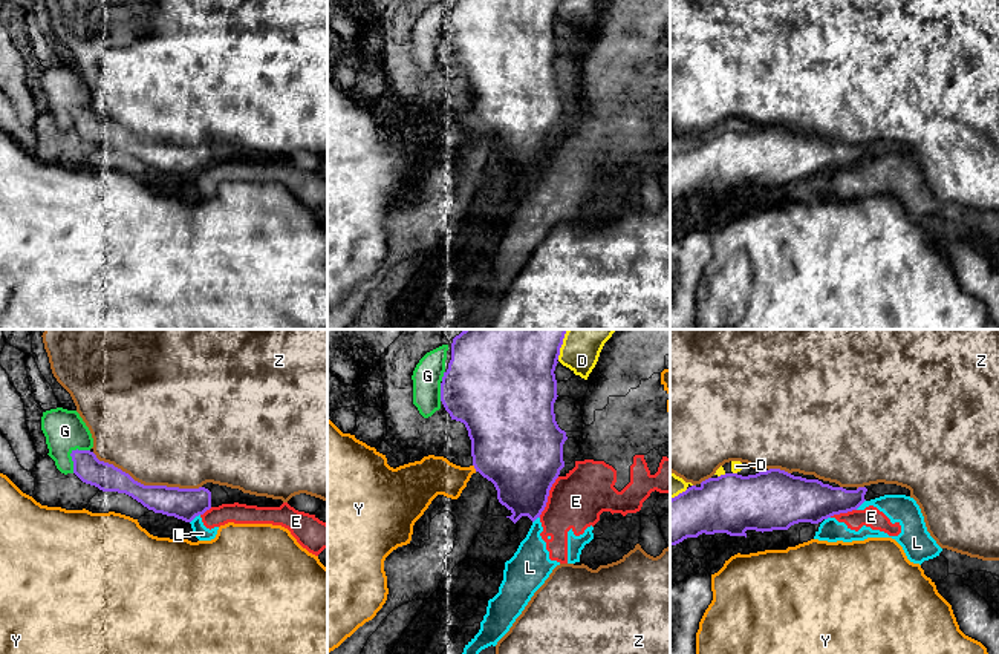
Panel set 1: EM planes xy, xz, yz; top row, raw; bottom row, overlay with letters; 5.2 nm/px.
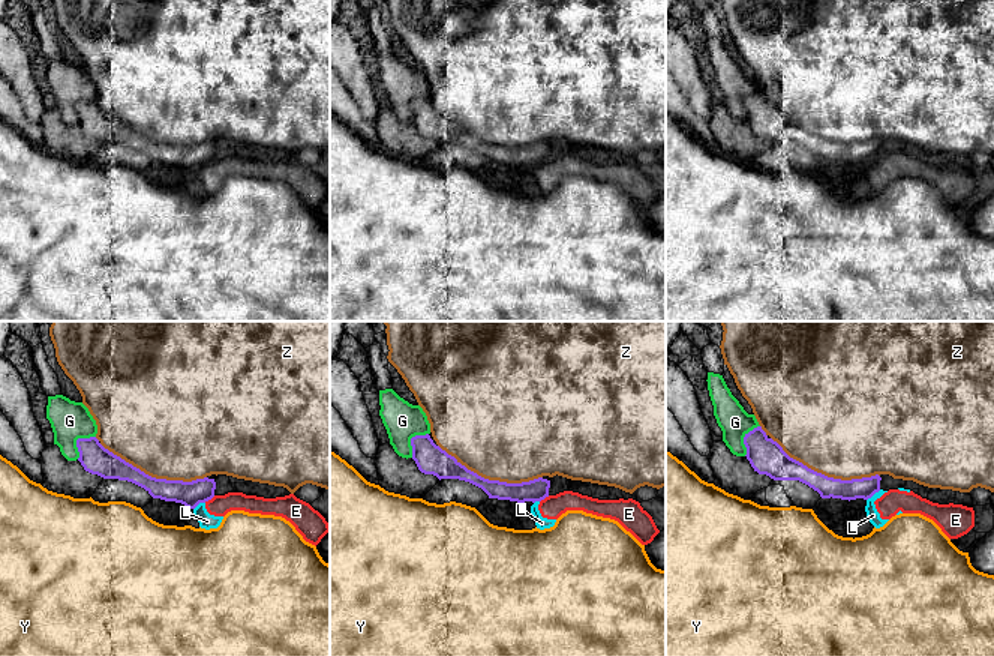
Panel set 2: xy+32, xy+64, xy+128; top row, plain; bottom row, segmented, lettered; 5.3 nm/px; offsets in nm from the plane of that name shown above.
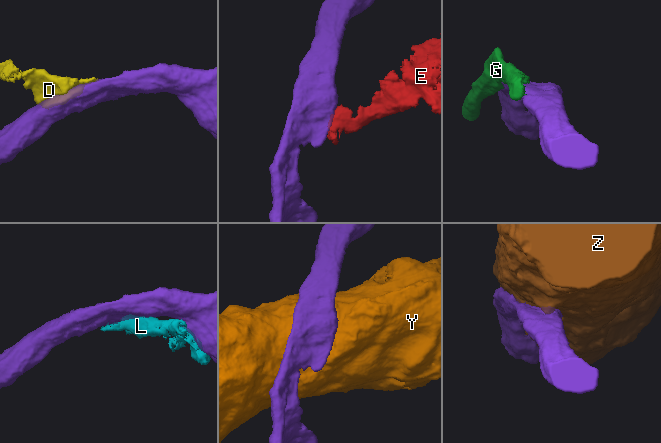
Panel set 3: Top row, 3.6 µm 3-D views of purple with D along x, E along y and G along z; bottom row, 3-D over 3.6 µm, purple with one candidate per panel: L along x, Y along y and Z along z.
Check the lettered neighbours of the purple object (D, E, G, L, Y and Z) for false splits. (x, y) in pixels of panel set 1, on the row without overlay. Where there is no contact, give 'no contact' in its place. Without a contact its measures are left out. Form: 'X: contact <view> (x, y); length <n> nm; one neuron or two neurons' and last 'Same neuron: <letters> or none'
D: contact yz (680, 150); length 110 nm; two neurons
E: contact xz (548, 152); length 240 nm; two neurons
G: contact xy (71, 111); length 160 nm; two neurons
L: contact xy (195, 173); length 80 nm; two neurons
Y: contact xz (475, 124); length 40 nm; two neurons
Z: contact xy (147, 143); length 600 nm; two neurons
Same neuron: none

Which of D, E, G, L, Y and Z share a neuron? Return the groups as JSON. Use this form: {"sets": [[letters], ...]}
{"sets": [["D", "G"], ["E", "L"], ["Y"], ["Z"]]}

